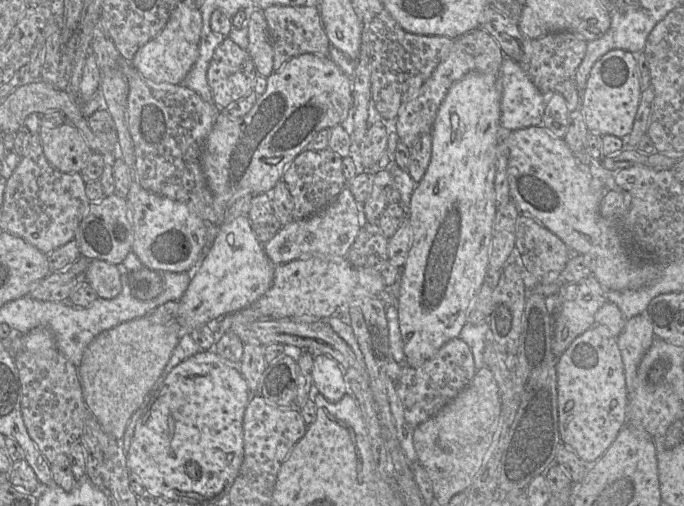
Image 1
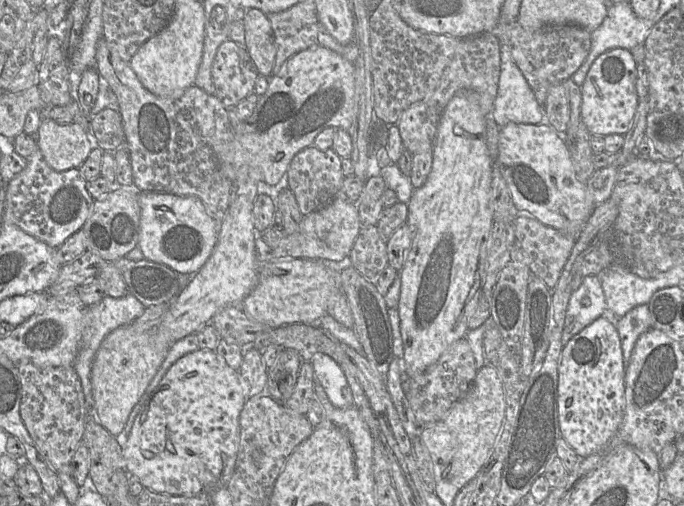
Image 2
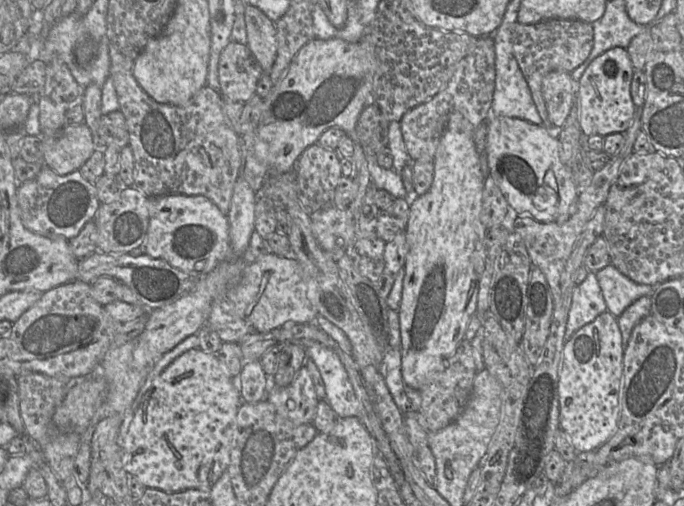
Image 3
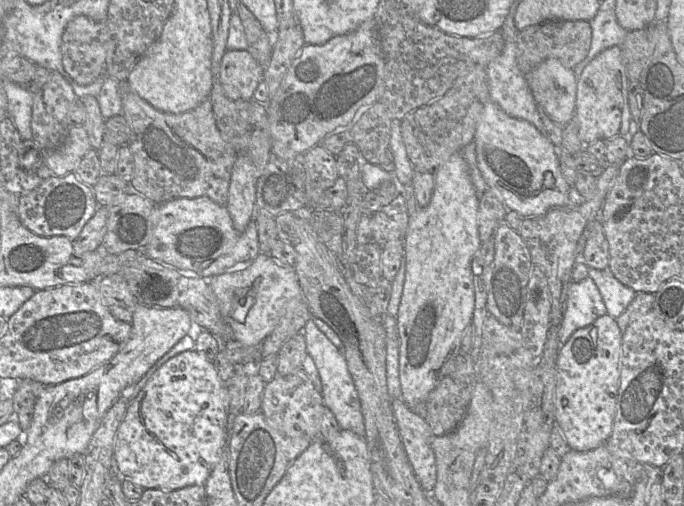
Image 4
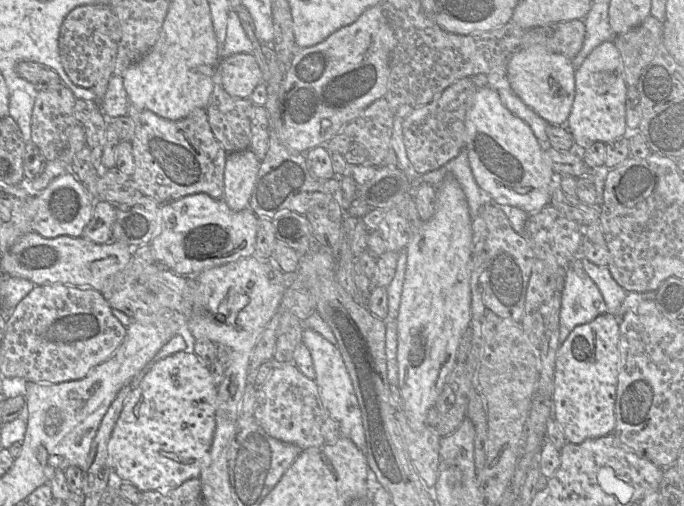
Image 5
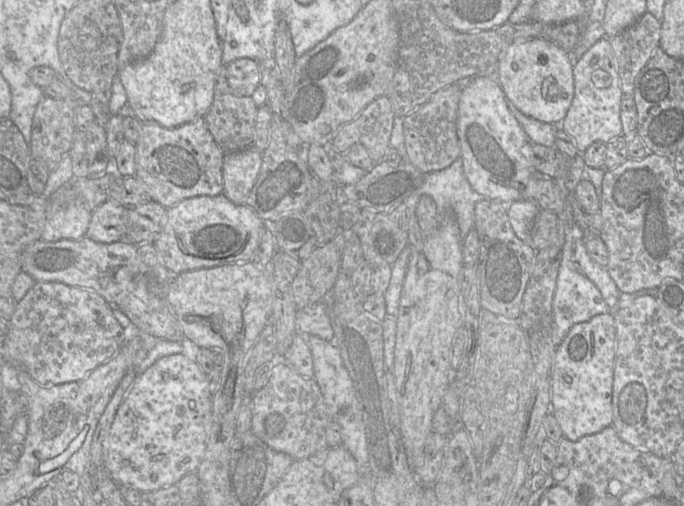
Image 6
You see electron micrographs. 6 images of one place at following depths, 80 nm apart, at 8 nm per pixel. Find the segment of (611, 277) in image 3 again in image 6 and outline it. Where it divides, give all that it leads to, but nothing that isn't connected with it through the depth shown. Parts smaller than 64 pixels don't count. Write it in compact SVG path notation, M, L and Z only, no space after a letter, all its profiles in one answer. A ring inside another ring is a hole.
M577 239L575 242L575 262L579 264L583 274L596 285L612 311L621 292L611 278L607 267L597 264L590 258L584 239Z

